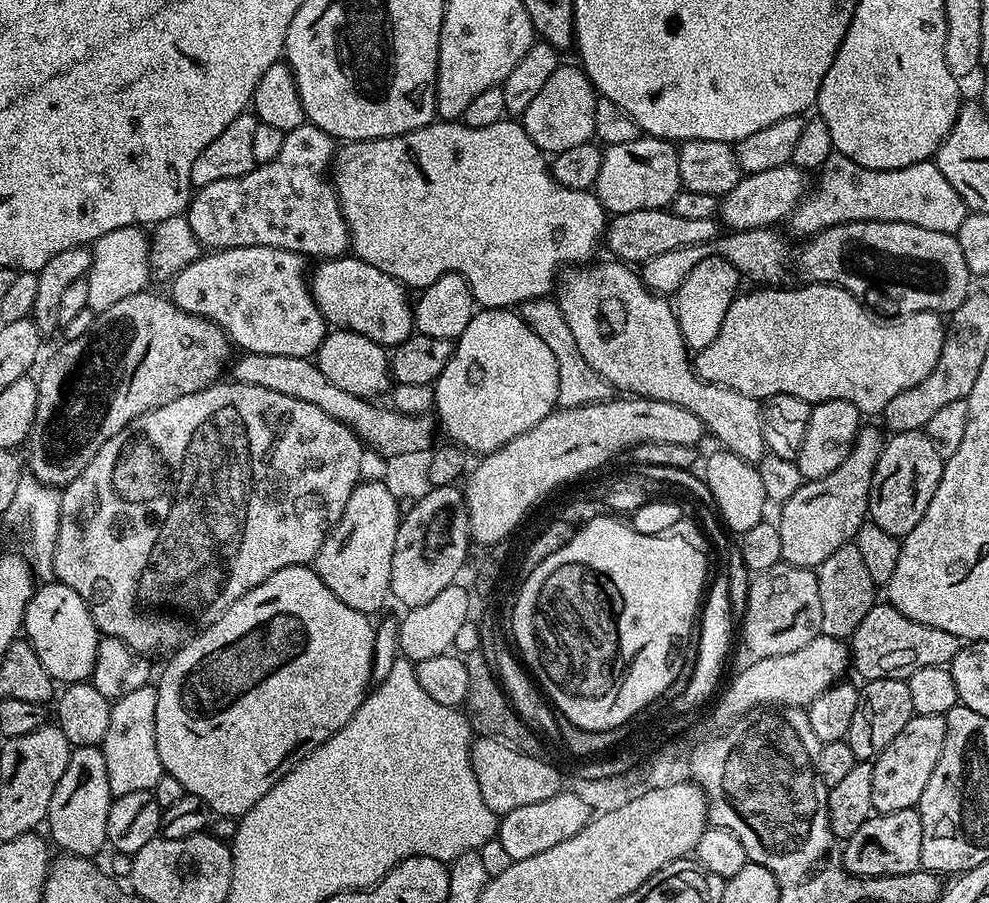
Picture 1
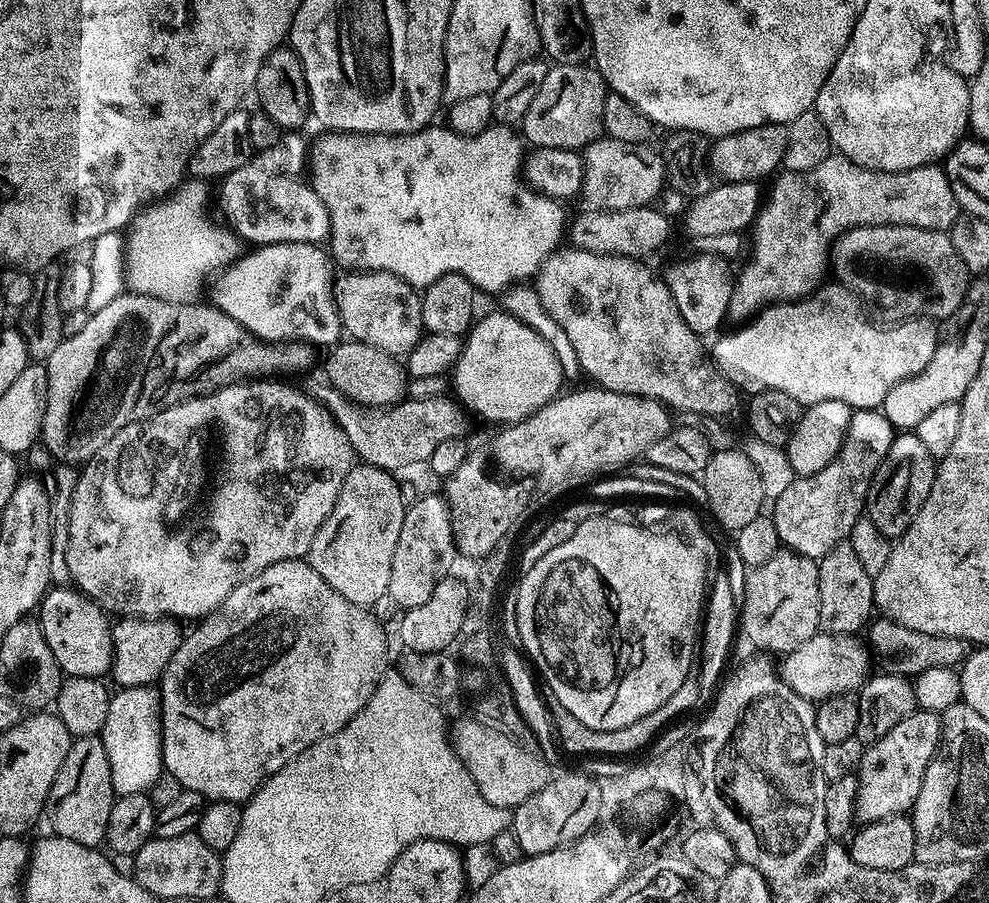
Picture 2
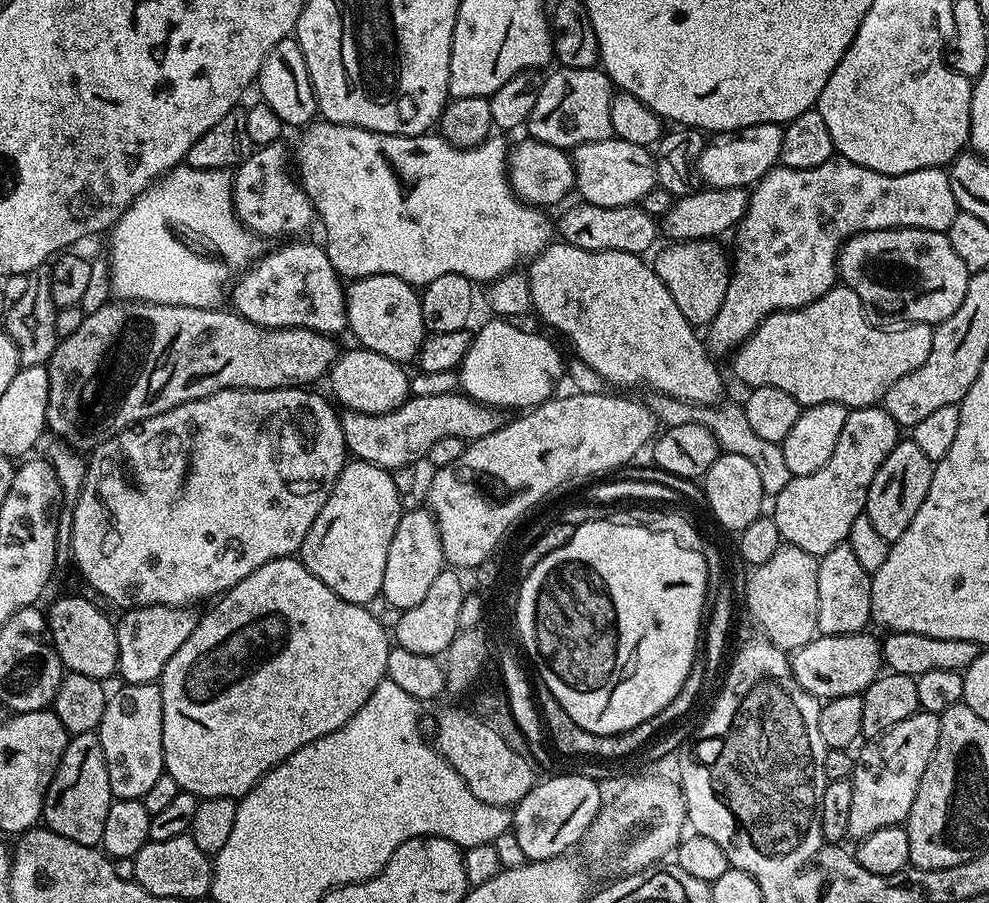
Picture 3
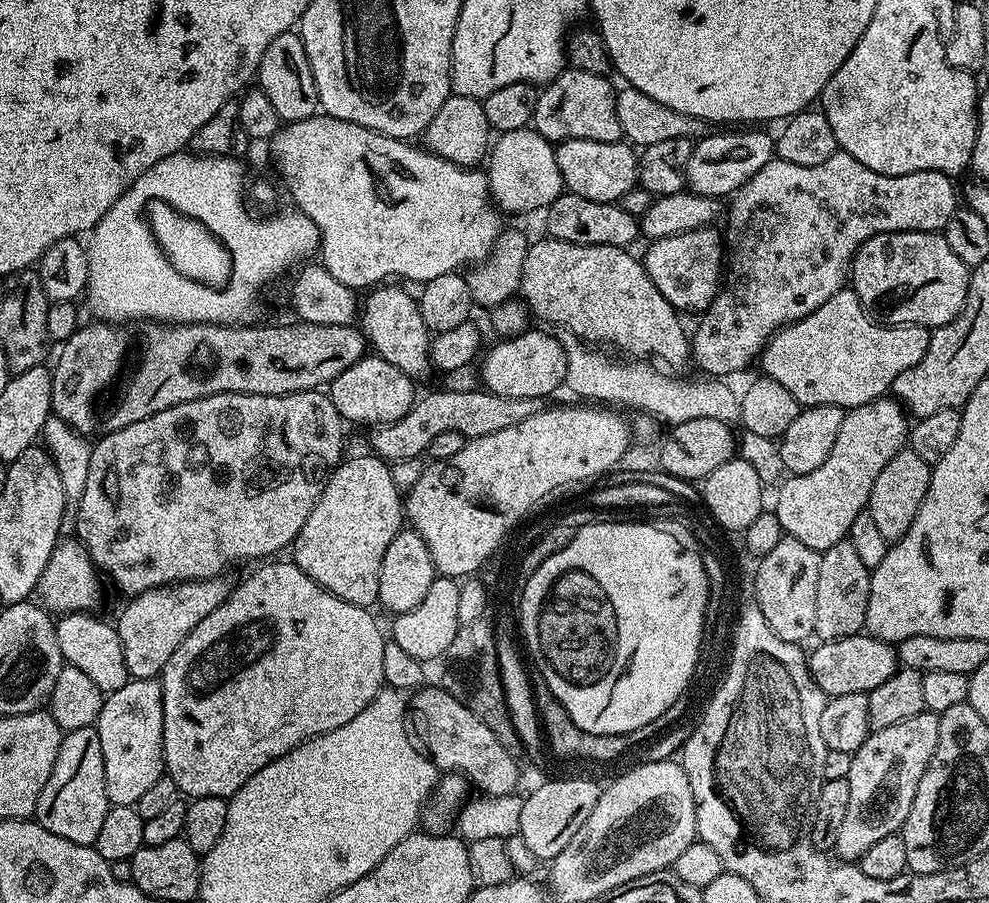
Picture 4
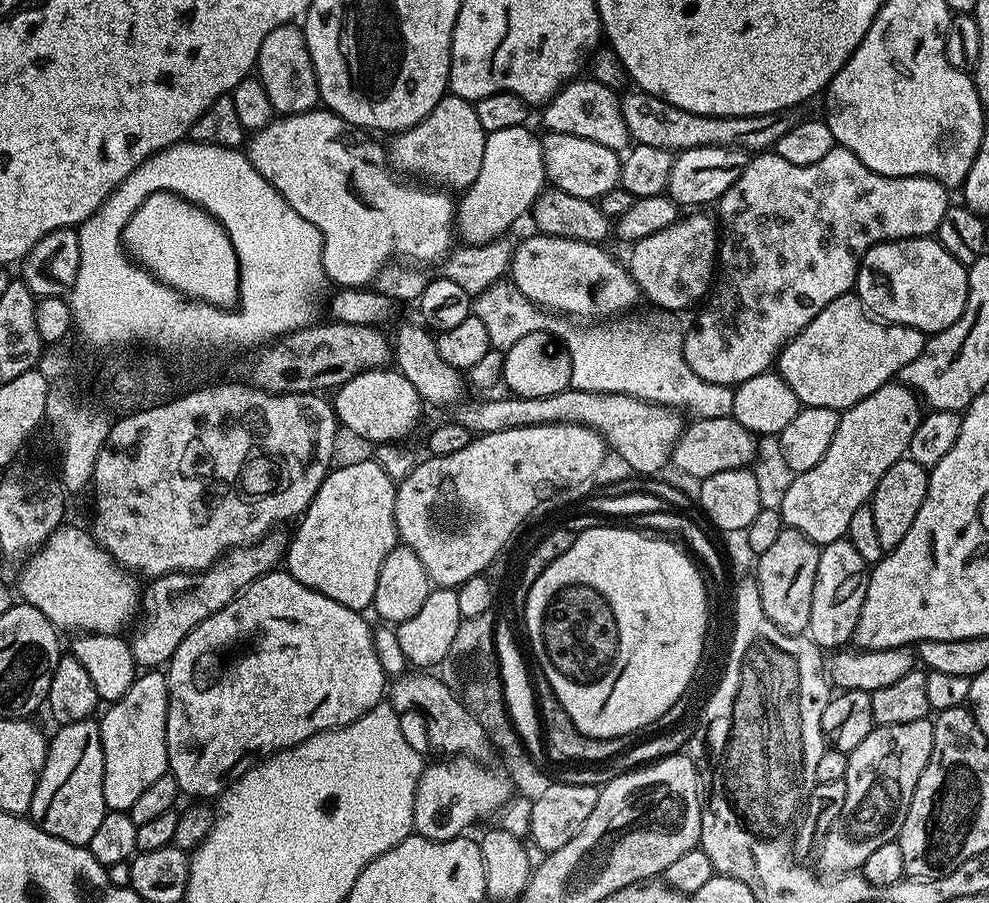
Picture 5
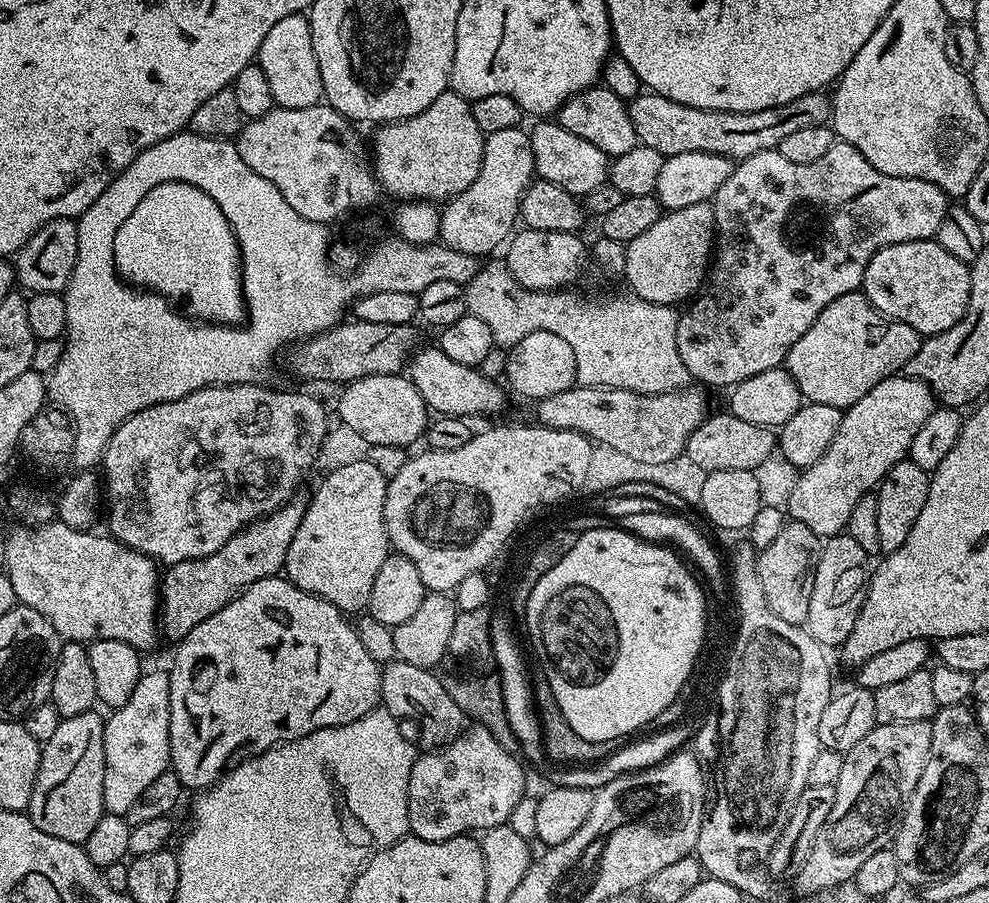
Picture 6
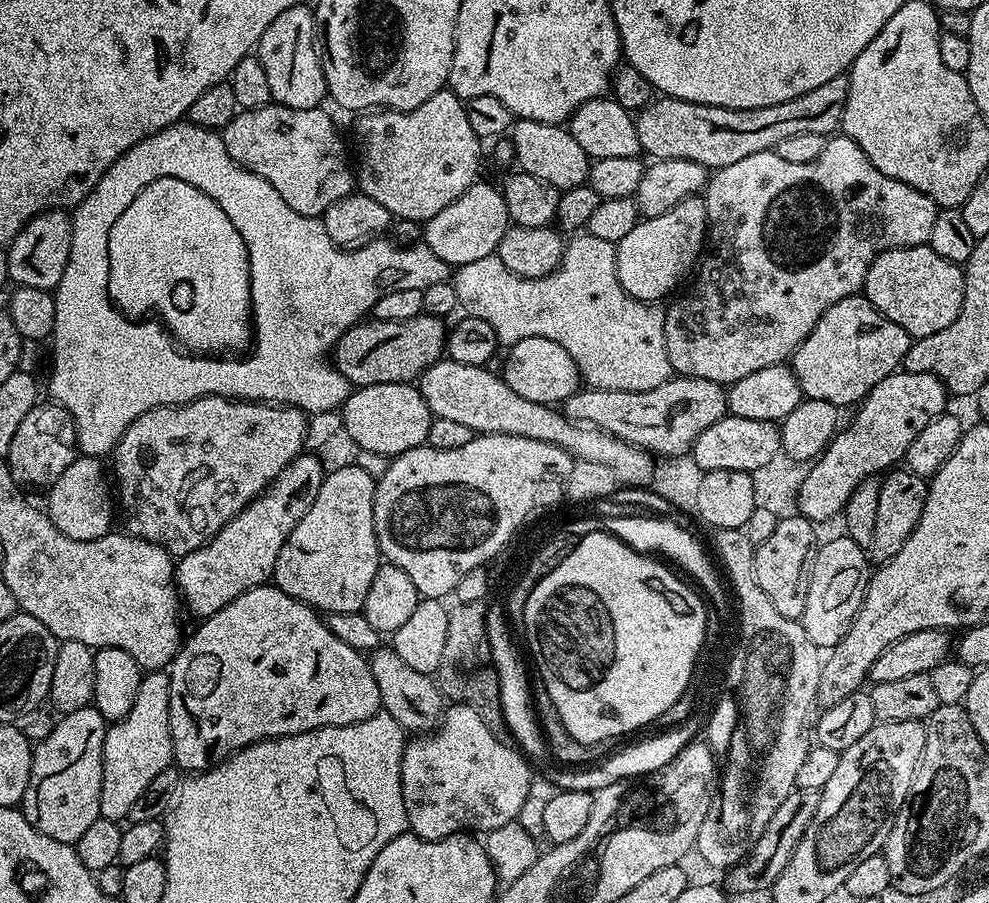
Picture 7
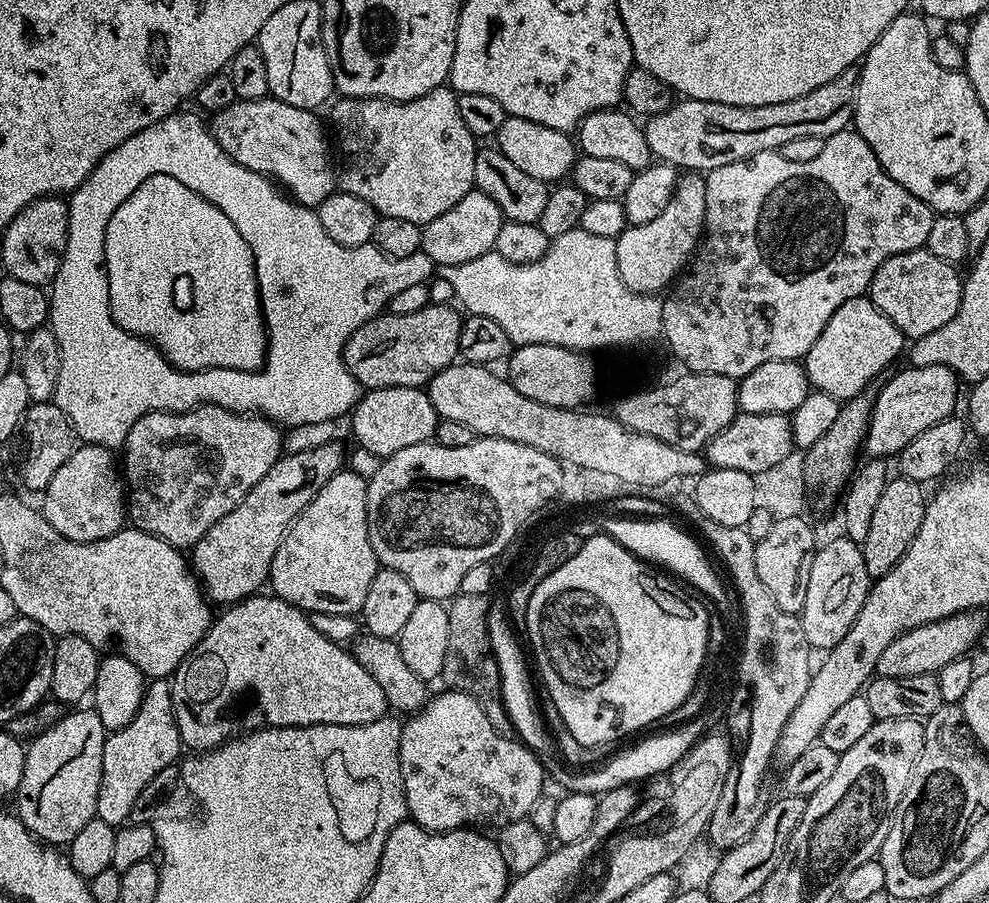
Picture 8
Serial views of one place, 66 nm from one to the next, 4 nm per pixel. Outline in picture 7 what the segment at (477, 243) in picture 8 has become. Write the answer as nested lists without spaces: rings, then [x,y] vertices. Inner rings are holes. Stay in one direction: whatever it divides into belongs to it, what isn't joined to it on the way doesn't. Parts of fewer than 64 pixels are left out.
[[[495,183],[471,184],[446,210],[438,210],[434,218],[430,218],[422,228],[422,242],[442,262],[450,266],[459,266],[466,262],[478,262],[478,258],[493,255],[502,242],[502,234],[510,226],[504,196]]]

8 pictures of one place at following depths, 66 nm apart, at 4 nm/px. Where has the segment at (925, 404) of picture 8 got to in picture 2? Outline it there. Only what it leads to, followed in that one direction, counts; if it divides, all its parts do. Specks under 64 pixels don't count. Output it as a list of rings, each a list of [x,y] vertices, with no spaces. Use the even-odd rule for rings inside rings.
[[[874,408],[855,409],[846,430],[846,438],[842,442],[842,450],[834,458],[834,462],[830,462],[826,470],[818,470],[818,474],[813,476],[797,476],[795,482],[783,494],[778,494],[778,498],[771,505],[770,515],[774,526],[778,526],[781,545],[789,552],[797,552],[819,562],[827,552],[834,550],[834,546],[845,543],[850,530],[854,530],[854,522],[858,522],[865,515],[870,482],[878,466],[882,466],[882,458],[886,458],[893,439],[892,423],[887,420],[883,411]]]

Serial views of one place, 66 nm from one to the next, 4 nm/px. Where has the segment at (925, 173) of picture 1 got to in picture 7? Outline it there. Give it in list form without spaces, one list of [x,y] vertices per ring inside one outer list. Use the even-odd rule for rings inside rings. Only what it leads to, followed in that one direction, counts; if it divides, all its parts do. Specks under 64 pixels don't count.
[[[836,134],[825,139],[822,154],[818,154],[814,162],[785,162],[782,158],[778,158],[775,150],[750,154],[750,158],[730,162],[730,166],[715,169],[709,175],[702,195],[708,215],[706,251],[695,269],[694,279],[691,281],[692,289],[689,292],[681,291],[671,301],[673,304],[667,305],[664,313],[666,354],[670,358],[673,373],[706,378],[710,382],[718,382],[725,386],[738,382],[738,378],[746,378],[746,374],[754,374],[754,370],[766,370],[766,366],[791,361],[800,343],[810,334],[810,330],[818,326],[818,318],[822,318],[822,314],[826,314],[826,310],[830,310],[834,302],[847,296],[855,296],[863,289],[866,274],[878,253],[888,248],[909,248],[927,244],[930,230],[934,230],[934,218],[938,211],[938,205],[926,194],[922,194],[906,182],[882,174],[882,170],[878,170],[874,162],[866,158],[862,146],[858,146],[858,142],[854,142],[849,136],[843,134]]]

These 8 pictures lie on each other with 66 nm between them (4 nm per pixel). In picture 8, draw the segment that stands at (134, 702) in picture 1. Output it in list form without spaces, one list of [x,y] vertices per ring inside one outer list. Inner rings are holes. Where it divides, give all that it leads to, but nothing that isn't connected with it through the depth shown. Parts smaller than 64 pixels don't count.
[[[153,679],[144,689],[138,714],[134,714],[126,726],[107,733],[102,750],[102,778],[98,786],[95,819],[113,826],[123,825],[130,810],[134,810],[138,793],[150,783],[154,774],[158,774],[158,770],[176,764],[181,759],[180,752],[182,745],[178,722],[174,718],[171,679]]]

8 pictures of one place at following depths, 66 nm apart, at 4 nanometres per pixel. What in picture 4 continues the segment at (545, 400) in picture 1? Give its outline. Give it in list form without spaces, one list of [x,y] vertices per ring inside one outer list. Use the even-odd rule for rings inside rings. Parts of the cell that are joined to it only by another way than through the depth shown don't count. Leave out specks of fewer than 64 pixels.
[[[525,330],[518,336],[509,336],[496,343],[500,344],[494,345],[489,352],[487,349],[483,353],[482,361],[484,360],[484,365],[479,365],[478,368],[479,379],[487,391],[498,394],[499,396],[509,396],[510,398],[534,398],[535,396],[548,398],[548,395],[559,384],[561,387],[567,381],[566,353],[564,352],[564,345],[559,339],[556,341],[554,337],[547,336],[544,332]]]

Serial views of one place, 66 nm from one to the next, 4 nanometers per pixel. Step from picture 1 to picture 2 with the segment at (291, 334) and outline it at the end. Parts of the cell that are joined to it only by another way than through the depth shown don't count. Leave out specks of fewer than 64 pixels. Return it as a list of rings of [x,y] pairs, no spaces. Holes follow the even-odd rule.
[[[306,242],[262,244],[248,251],[237,256],[219,273],[221,276],[212,284],[211,303],[220,308],[222,314],[230,314],[230,318],[234,318],[238,326],[242,326],[257,340],[277,345],[296,341],[307,342],[312,346],[335,345],[341,339],[342,329],[340,315],[332,301],[334,261],[331,255],[321,245]]]

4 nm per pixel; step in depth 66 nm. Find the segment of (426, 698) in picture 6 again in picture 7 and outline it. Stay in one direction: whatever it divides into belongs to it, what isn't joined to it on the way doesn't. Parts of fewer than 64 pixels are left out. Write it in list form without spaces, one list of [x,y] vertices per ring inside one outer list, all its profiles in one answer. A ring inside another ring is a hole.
[[[381,646],[371,653],[370,663],[374,682],[378,682],[380,706],[401,728],[412,734],[427,734],[440,723],[446,711],[446,701],[440,695],[440,685],[429,673],[413,670],[390,646]]]

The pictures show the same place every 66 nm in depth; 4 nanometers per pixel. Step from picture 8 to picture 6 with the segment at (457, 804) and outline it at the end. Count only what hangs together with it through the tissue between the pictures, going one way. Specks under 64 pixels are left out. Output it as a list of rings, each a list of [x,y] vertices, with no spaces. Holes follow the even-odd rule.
[[[479,726],[469,727],[439,750],[417,755],[408,779],[409,833],[426,842],[442,842],[509,823],[514,806],[525,799],[525,769],[516,759]]]

